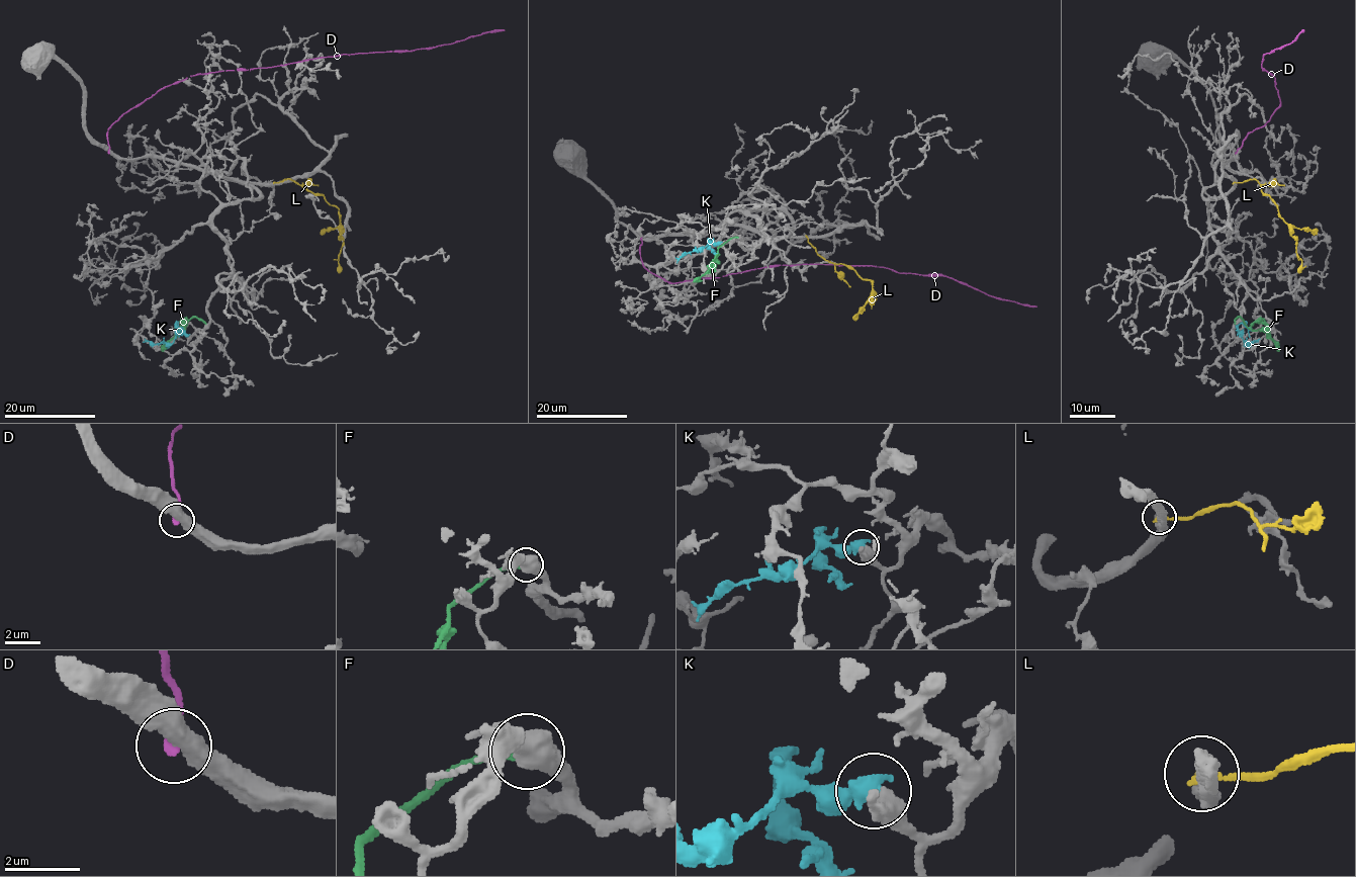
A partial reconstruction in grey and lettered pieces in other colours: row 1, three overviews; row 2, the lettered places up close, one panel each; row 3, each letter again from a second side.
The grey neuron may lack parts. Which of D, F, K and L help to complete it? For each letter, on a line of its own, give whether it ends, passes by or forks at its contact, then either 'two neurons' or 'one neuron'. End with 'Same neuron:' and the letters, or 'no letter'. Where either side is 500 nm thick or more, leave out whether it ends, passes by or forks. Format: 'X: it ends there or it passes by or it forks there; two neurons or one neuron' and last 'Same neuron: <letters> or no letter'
D: two neurons
F: two neurons
K: one neuron
L: it ends there; two neurons
Same neuron: K

